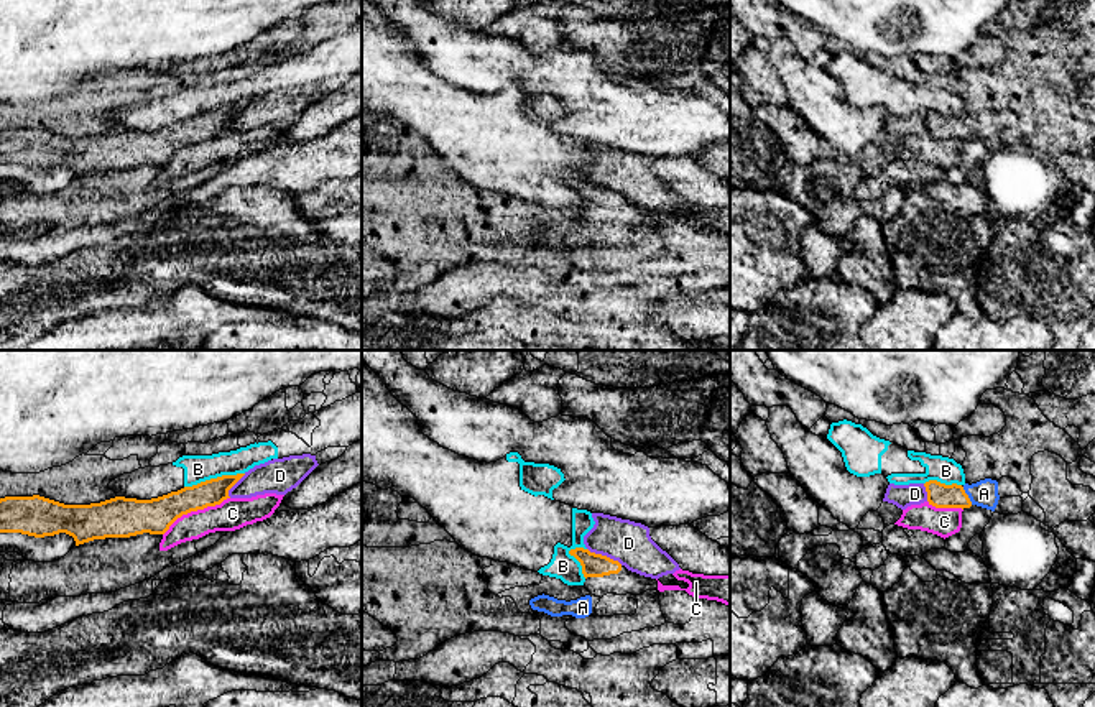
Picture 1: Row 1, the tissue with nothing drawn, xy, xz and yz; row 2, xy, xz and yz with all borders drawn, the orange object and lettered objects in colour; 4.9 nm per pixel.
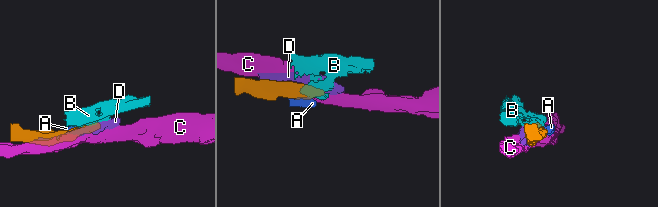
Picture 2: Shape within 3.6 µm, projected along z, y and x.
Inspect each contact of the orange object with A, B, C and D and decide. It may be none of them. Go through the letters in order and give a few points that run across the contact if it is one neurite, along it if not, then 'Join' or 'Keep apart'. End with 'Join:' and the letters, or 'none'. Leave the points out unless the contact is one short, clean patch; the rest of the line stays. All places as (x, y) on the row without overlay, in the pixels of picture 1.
A: Line: yz (939, 127), (967, 127), (984, 125). Join
B: Line: xy (244, 104), (211, 109), (184, 119). Keep apart
C: Keep apart
D: Keep apart
Join: A

